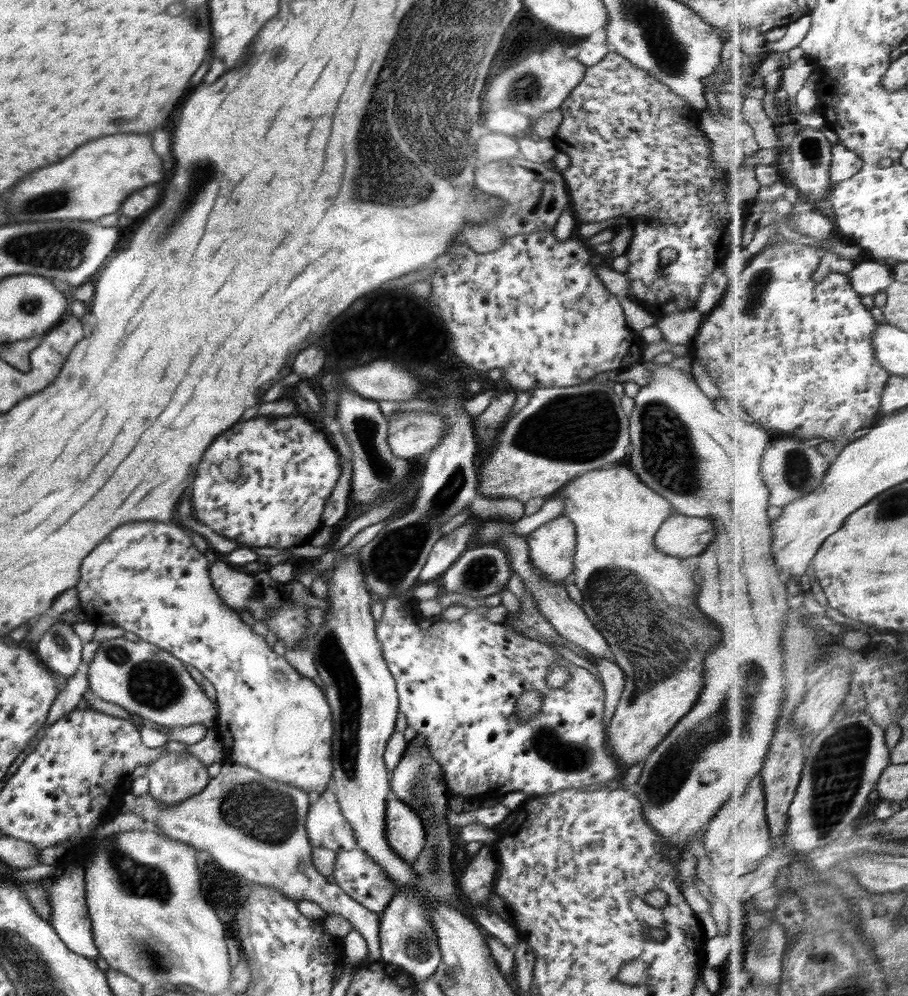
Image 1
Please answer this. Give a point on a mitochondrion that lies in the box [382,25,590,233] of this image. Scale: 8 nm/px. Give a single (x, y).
(526, 87)

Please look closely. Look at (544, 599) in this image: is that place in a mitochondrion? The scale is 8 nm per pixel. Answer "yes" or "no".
no

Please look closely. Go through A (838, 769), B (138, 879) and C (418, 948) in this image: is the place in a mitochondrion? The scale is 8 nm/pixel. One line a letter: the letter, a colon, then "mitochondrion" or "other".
A: mitochondrion
B: mitochondrion
C: mitochondrion

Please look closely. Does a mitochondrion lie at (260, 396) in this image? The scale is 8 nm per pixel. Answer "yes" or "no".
no

